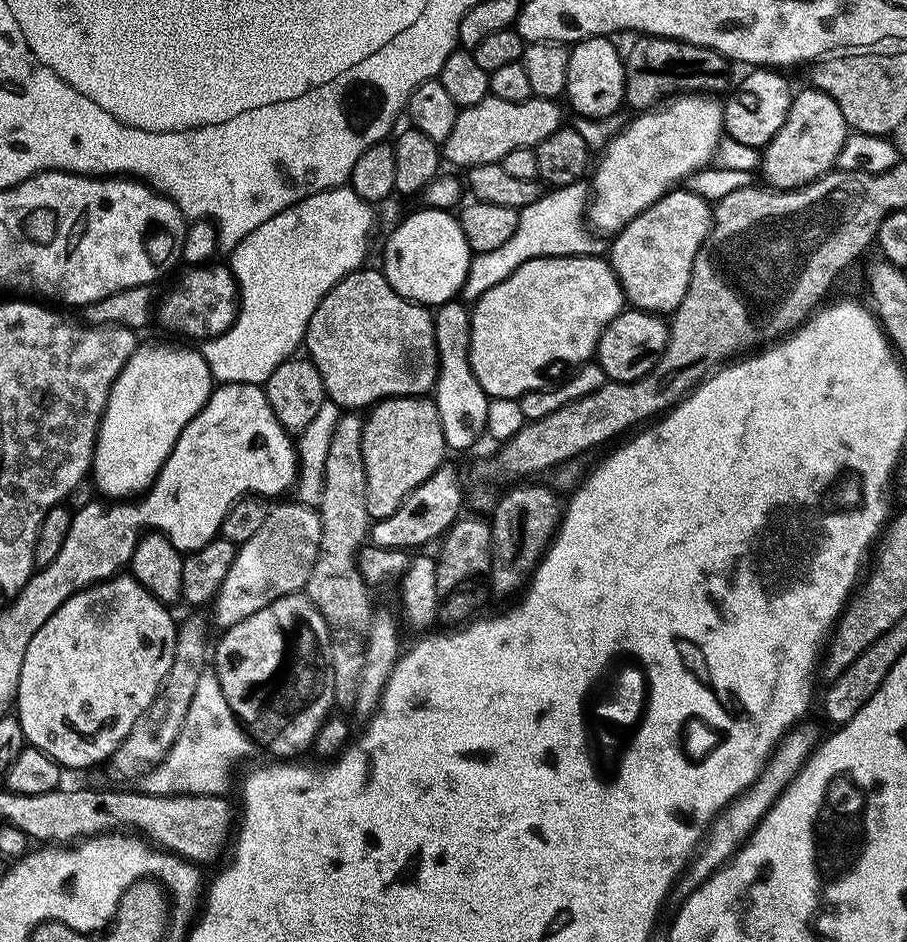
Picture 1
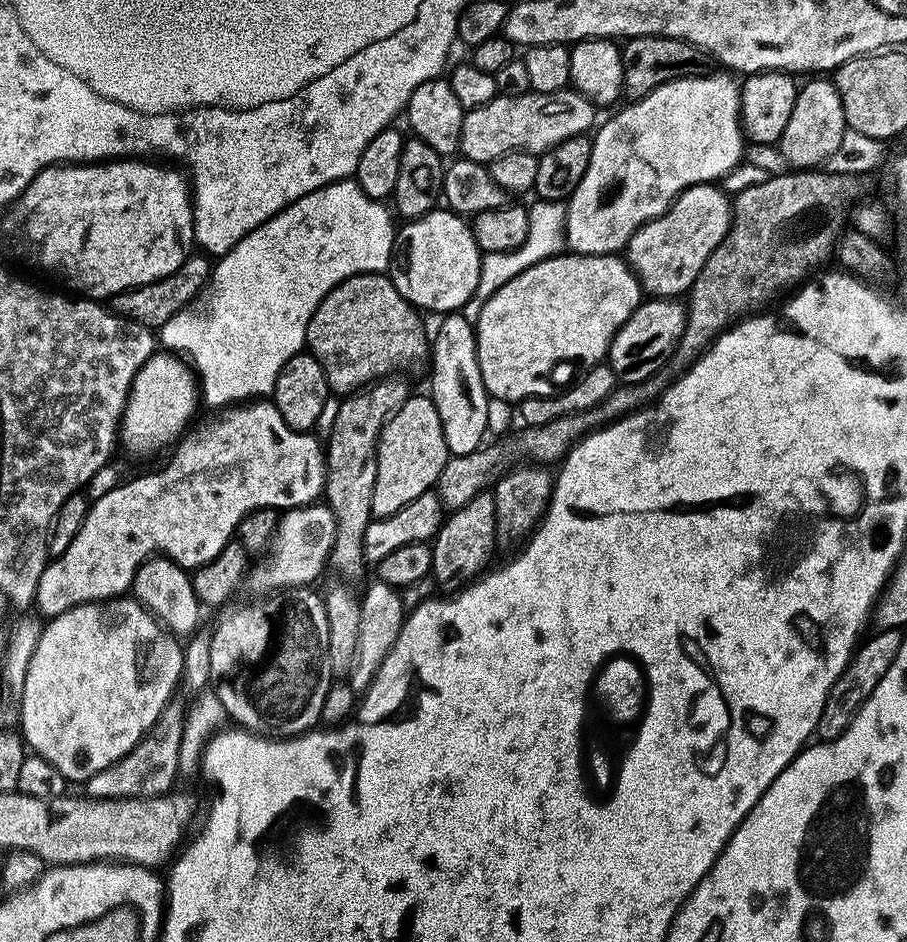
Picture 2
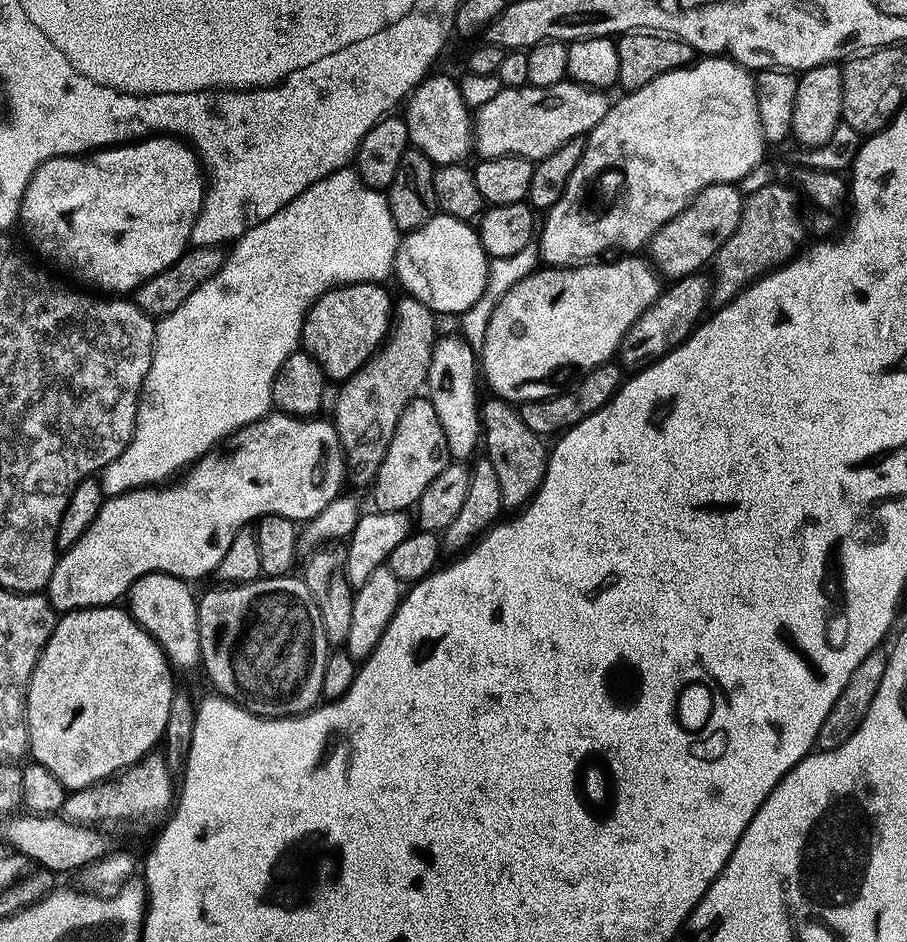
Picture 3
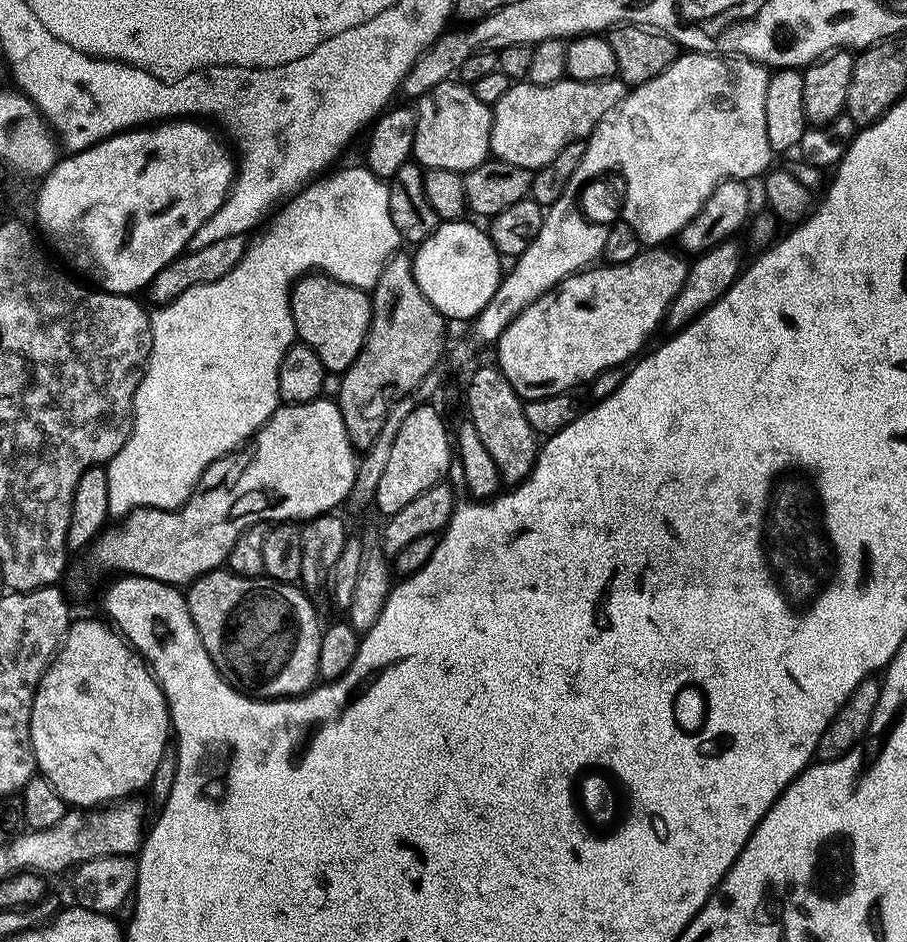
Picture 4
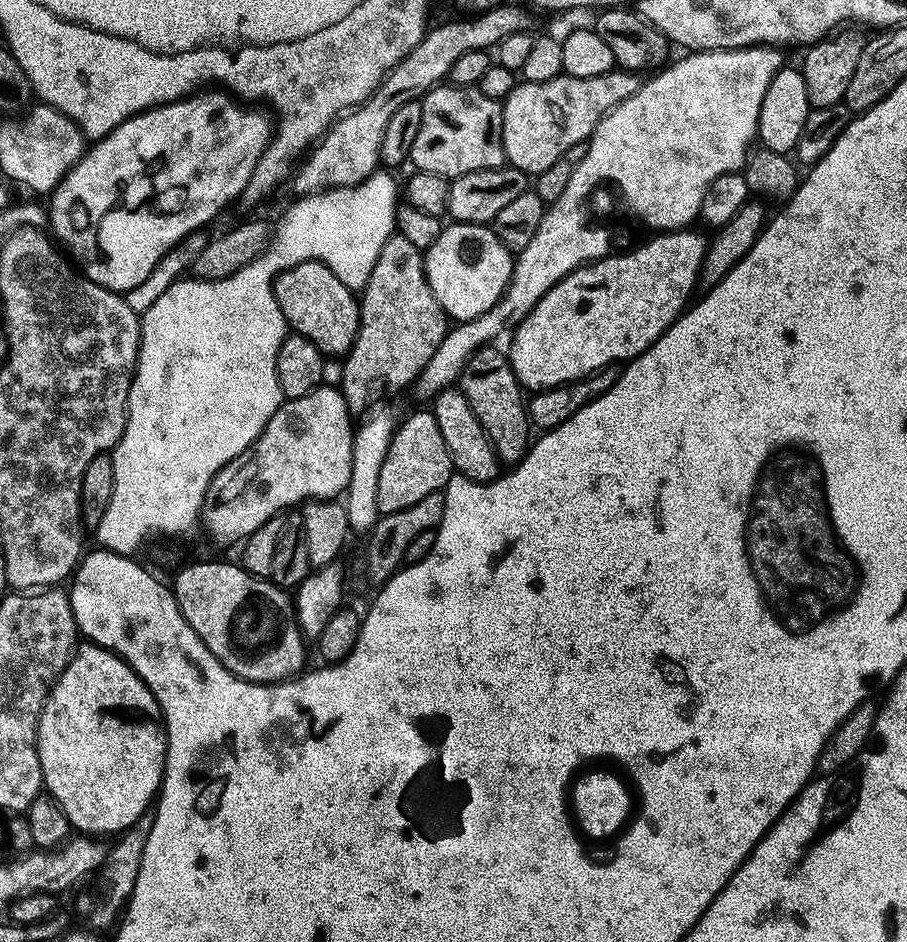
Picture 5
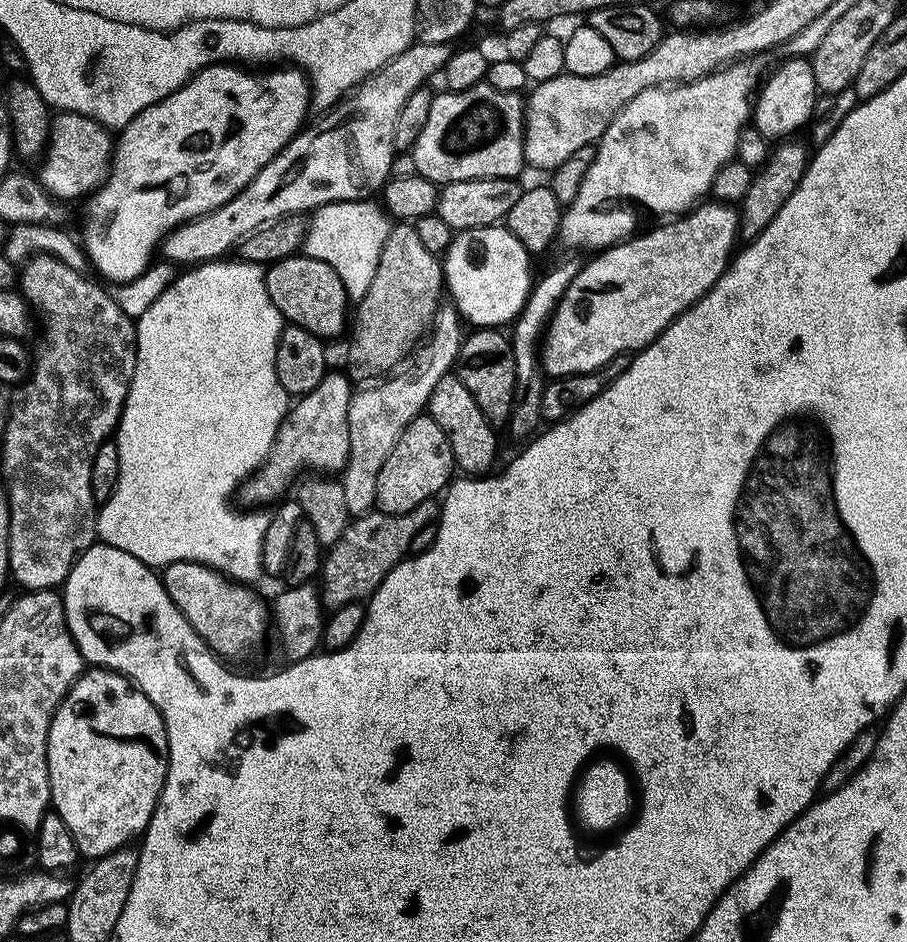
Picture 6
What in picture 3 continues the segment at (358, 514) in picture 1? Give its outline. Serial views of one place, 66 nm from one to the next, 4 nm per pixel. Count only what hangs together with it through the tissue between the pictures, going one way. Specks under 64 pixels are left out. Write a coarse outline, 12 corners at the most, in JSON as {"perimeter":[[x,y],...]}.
{"perimeter":[[404,296],[386,345],[332,411],[347,471],[371,485],[427,385],[437,315]]}

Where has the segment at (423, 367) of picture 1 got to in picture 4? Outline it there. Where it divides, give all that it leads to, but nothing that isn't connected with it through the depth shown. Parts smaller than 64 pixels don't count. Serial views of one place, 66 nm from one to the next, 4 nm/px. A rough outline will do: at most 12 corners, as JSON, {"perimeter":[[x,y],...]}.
{"perimeter":[[309,274],[292,290],[299,343],[346,373],[372,324],[365,289]]}

